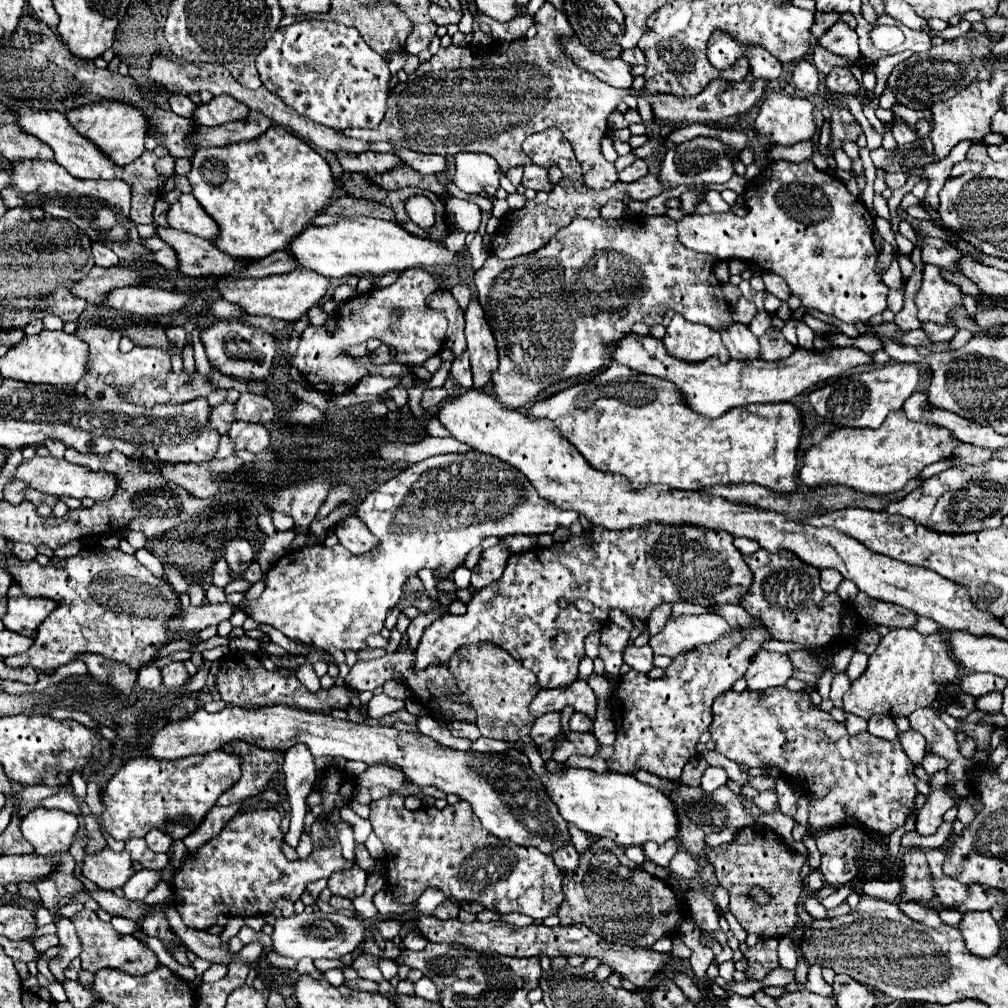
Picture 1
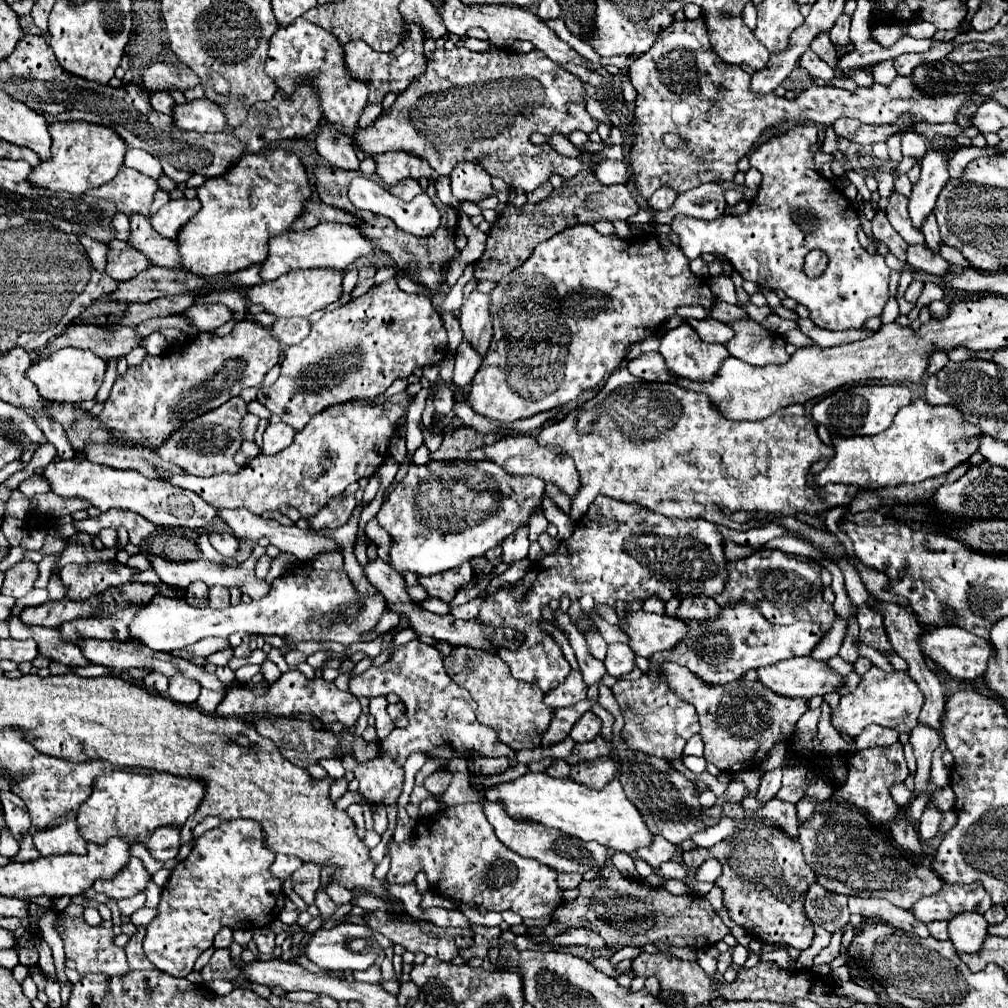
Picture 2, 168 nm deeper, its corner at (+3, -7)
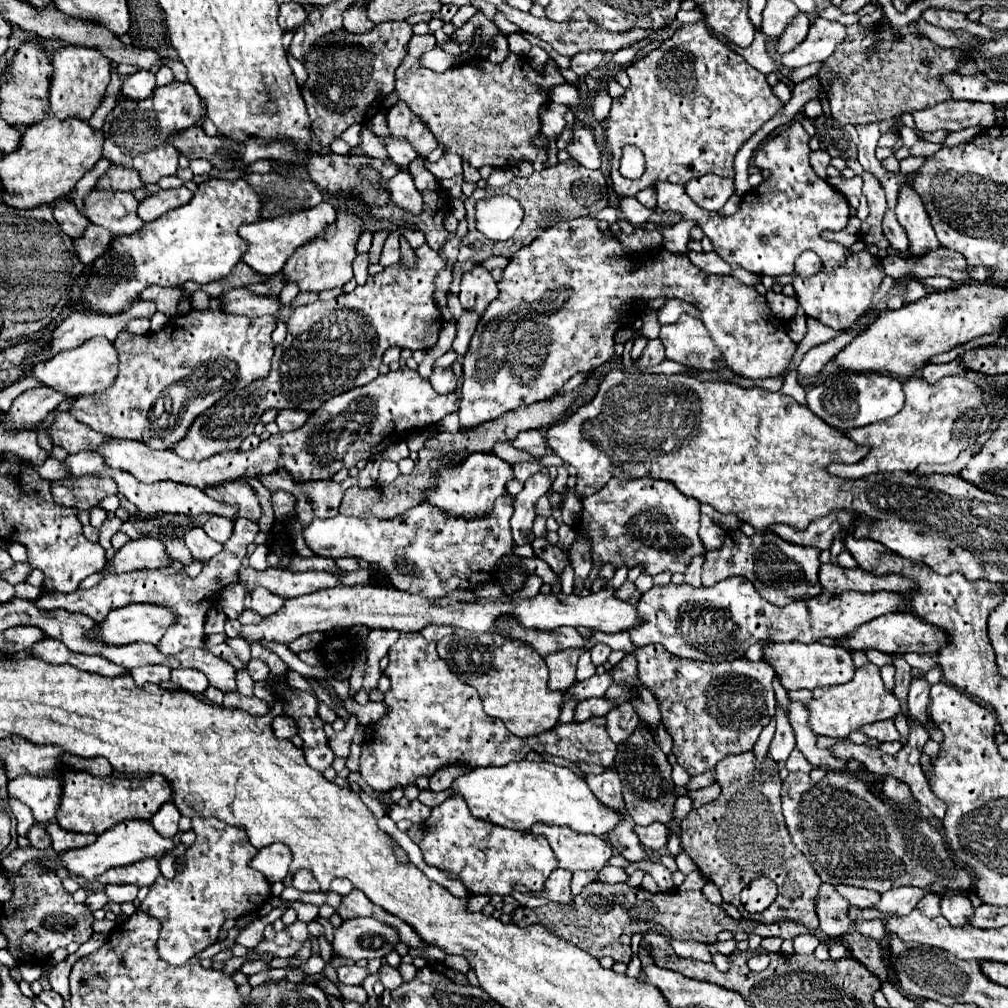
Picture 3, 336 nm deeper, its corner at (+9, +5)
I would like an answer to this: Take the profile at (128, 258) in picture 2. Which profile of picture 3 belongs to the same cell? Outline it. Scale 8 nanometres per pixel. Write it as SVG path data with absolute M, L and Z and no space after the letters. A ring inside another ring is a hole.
M89 225L81 237L71 239L71 241L77 251L79 261L83 265L89 265L89 263L93 263L93 259L97 259L101 253L105 253L109 249L111 239L113 239L113 235L107 229L97 227L97 225Z

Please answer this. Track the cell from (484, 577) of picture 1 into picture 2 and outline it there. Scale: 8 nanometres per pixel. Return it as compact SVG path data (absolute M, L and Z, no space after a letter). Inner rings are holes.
M519 529L517 533L513 533L513 537L509 537L509 541L505 541L505 547L503 547L503 553L501 553L501 561L511 565L513 561L519 561L523 557L527 557L527 551L529 551L529 529Z

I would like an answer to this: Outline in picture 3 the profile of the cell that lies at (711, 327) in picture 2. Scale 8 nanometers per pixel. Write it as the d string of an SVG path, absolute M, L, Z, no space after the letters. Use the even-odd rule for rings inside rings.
M667 299L665 305L657 311L657 317L659 317L661 325L669 325L669 323L675 323L679 319L679 315L683 315L683 313L687 313L691 317L699 317L699 311L691 303L685 303L679 299Z

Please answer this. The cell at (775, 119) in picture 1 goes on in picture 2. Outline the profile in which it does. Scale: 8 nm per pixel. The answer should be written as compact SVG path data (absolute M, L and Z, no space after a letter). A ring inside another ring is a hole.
M813 123L793 125L789 131L771 137L753 149L749 161L755 169L761 171L763 181L757 191L757 197L749 203L749 211L745 215L721 215L713 221L691 219L681 215L671 221L671 229L679 235L679 247L687 259L697 259L703 253L719 253L731 261L735 271L745 281L753 281L763 289L781 289L787 293L787 297L805 305L811 311L811 321L817 327L829 331L857 329L863 327L869 317L883 313L883 307L889 301L891 269L885 265L885 259L881 255L871 255L861 247L857 239L857 229L861 225L857 205L851 207L851 203L839 191L835 193L833 183L823 179L815 171L809 147L819 141L817 131L817 125ZM811 249L821 249L829 257L829 267L817 279L809 279L803 273L803 259Z

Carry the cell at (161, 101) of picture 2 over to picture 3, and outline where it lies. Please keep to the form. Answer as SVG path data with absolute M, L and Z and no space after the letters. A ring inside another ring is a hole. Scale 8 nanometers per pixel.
M137 71L135 75L129 75L129 77L123 79L121 93L127 99L147 99L153 93L155 87L157 87L157 83L155 83L155 75L153 73Z

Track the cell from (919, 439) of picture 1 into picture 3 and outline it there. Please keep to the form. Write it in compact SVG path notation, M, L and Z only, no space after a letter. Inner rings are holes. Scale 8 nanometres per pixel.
M909 377L903 383L903 393L905 393L905 405L903 409L887 419L887 421L879 421L875 425L867 425L863 429L849 429L849 437L857 443L857 445L867 445L871 451L867 453L867 457L855 465L829 465L827 471L839 475L839 477L849 477L849 479L861 479L867 477L871 473L893 473L893 471L915 471L919 465L923 463L951 463L953 459L957 459L957 455L967 449L971 443L977 441L977 437L981 433L987 431L991 419L989 413L985 409L983 403L983 391L969 379L963 377L943 377L939 379L935 385L929 385L927 381L923 381L921 377Z

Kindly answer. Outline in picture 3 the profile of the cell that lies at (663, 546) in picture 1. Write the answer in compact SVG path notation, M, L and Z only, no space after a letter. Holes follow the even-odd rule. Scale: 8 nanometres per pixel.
M611 479L597 493L583 497L585 517L579 533L591 537L593 571L591 581L599 579L599 565L613 563L615 567L645 565L645 573L657 575L661 571L685 573L695 555L705 553L699 539L699 501L679 493L675 485L663 479Z

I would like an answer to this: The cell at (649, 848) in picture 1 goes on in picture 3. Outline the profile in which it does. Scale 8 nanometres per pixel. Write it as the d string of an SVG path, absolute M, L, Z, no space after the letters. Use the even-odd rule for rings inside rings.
M651 823L647 827L639 827L635 825L633 831L639 835L641 843L647 847L647 849L653 849L653 851L661 851L667 843L667 835L669 835L669 829L663 825L663 823Z

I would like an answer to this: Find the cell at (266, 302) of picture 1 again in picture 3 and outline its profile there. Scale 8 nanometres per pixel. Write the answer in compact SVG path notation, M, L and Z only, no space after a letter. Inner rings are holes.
M337 209L337 219L333 225L325 229L323 235L307 241L303 249L297 249L287 265L283 267L287 281L295 281L301 291L325 291L325 289L335 289L343 287L351 277L353 277L353 259L357 257L355 245L359 235L365 231L365 219L357 213L349 213L343 209Z

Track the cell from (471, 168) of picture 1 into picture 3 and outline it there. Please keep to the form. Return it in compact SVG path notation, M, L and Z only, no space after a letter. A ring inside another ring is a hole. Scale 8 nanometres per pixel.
M445 153L437 163L429 163L425 161L425 167L439 179L453 179L455 175L463 173L463 167L461 167L461 157L457 153Z

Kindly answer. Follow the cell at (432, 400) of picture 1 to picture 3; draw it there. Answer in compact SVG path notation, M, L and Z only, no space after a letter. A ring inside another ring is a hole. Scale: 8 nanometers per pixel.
M435 367L435 371L429 377L429 383L437 393L449 393L459 387L459 379L451 367Z

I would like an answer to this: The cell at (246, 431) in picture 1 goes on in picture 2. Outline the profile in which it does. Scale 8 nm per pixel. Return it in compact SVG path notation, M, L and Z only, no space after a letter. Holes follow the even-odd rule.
M275 423L275 425L267 425L265 433L263 433L263 447L261 447L261 455L273 455L281 449L285 449L291 441L293 441L295 429L285 425L285 423Z

